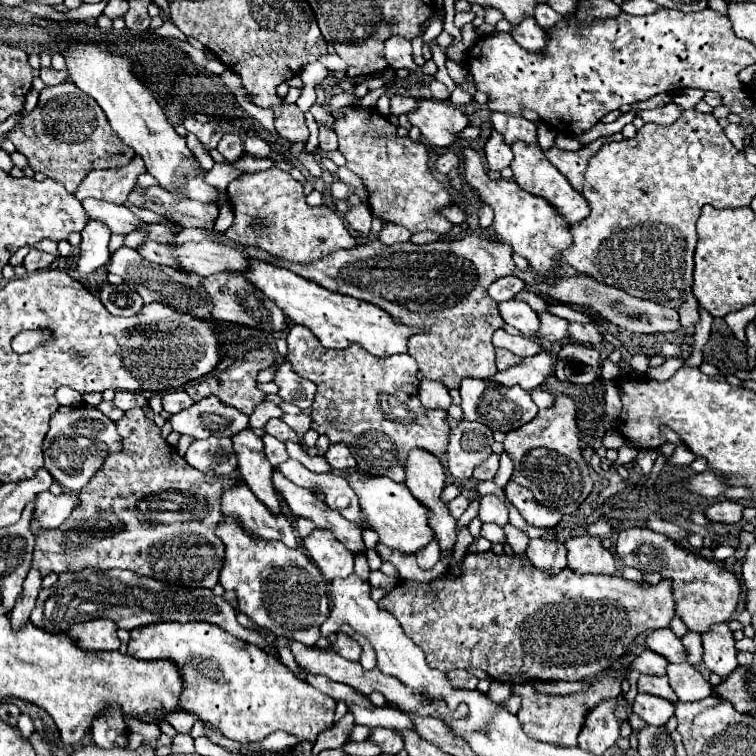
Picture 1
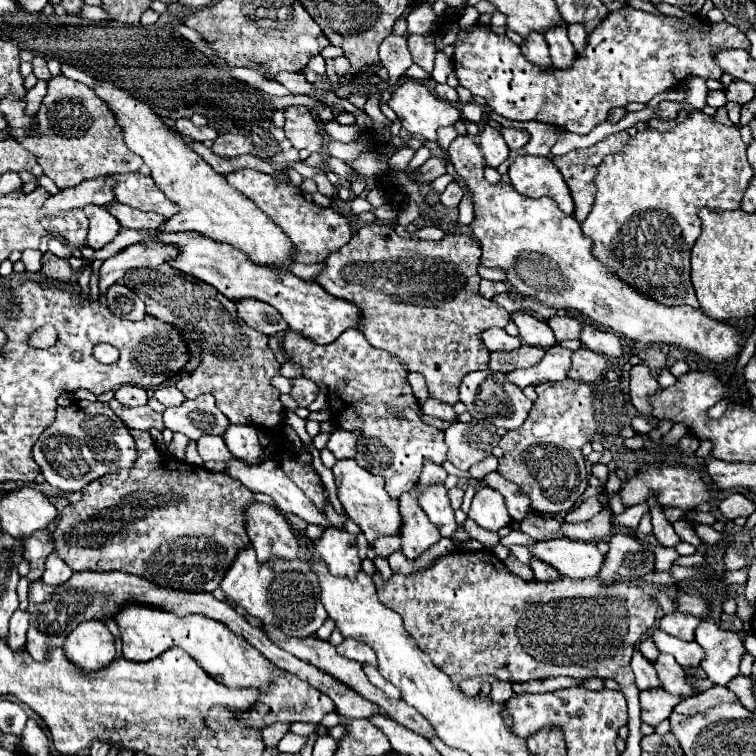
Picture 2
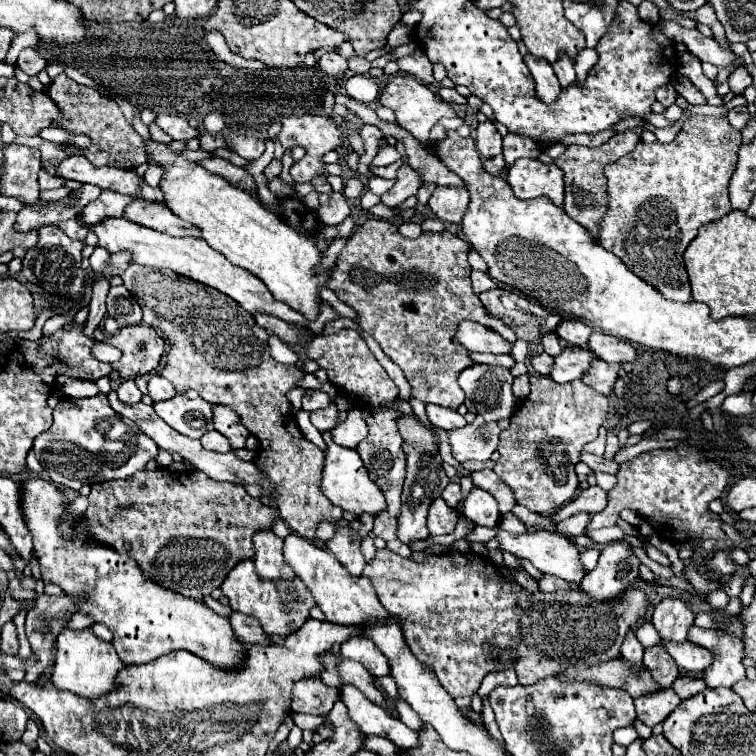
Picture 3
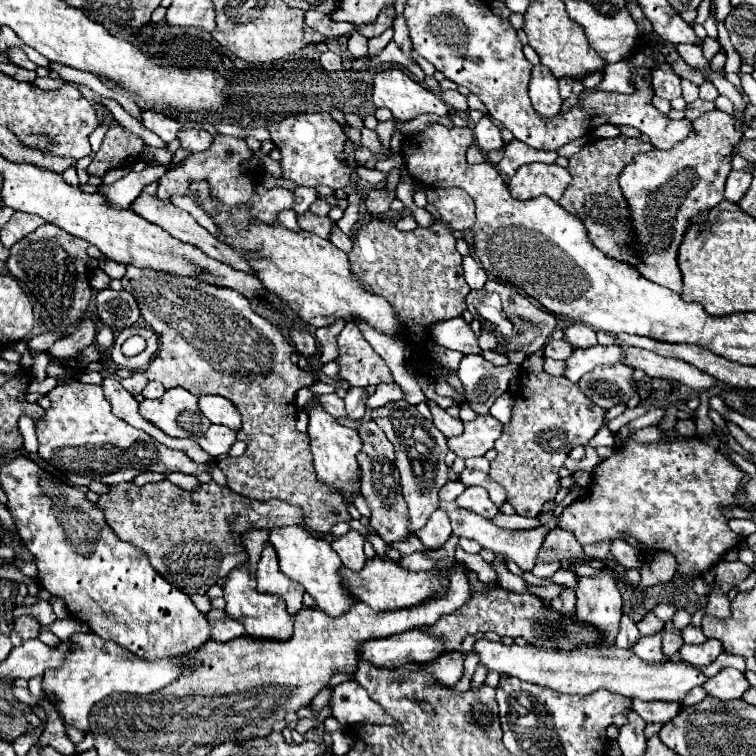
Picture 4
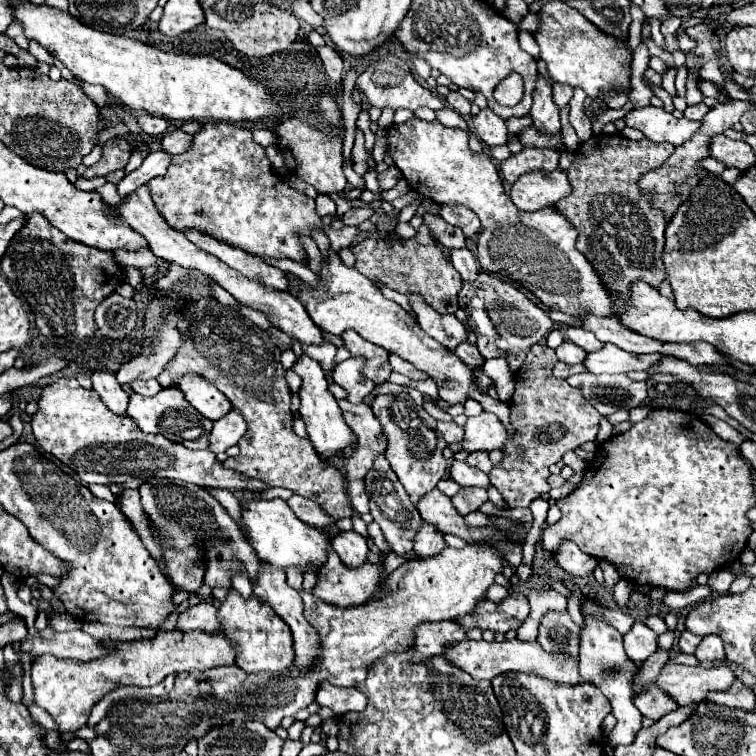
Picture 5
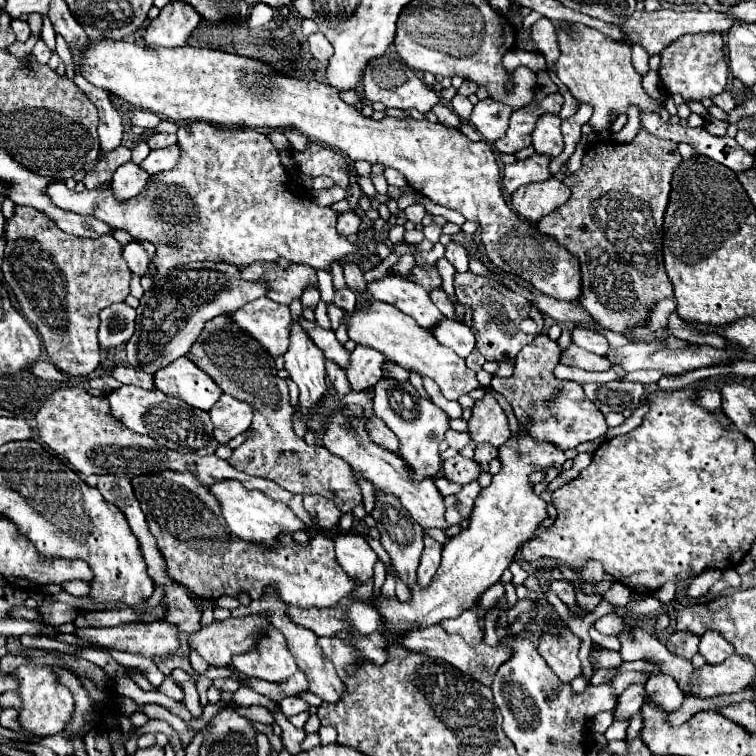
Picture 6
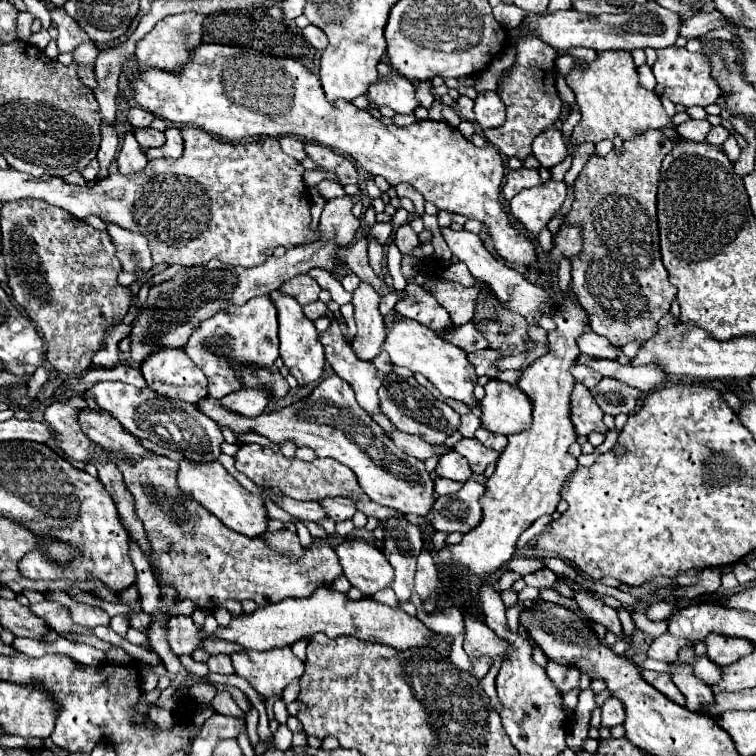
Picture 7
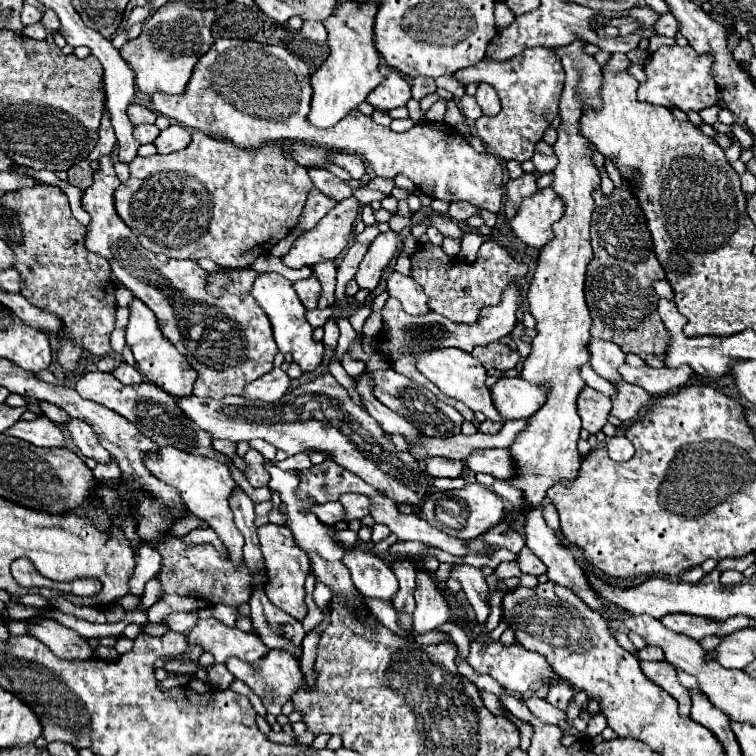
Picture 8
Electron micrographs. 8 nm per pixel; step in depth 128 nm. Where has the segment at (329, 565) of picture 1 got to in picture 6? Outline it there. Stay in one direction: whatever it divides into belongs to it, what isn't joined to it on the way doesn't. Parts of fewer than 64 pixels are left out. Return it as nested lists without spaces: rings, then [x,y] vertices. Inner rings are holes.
[[[342,534],[336,538],[336,560],[344,568],[344,572],[356,582],[364,584],[374,578],[374,562],[378,560],[376,552],[358,534]]]

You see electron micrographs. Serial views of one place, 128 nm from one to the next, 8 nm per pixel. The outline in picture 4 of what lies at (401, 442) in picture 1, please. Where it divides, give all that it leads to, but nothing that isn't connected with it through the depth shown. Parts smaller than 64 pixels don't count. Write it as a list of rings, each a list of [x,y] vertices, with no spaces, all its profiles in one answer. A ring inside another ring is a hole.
[[[356,324],[344,326],[338,336],[338,358],[340,378],[350,386],[366,388],[368,384],[392,384],[394,378],[386,362],[372,350]],[[374,420],[364,422],[358,434],[362,438],[362,450],[358,452],[358,464],[362,468],[362,494],[368,502],[368,508],[372,510],[370,526],[386,544],[406,540],[410,536],[408,534],[408,510],[406,510],[406,502],[402,496],[402,488],[400,488],[400,474],[394,462],[394,446]]]

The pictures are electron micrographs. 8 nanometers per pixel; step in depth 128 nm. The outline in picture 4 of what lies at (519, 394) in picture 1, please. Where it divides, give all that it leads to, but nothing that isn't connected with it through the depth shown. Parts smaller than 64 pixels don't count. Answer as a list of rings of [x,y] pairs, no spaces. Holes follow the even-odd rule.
[[[468,354],[458,368],[458,378],[466,392],[466,402],[476,414],[488,414],[490,406],[508,390],[508,382],[518,376],[520,366],[494,366],[482,356]]]

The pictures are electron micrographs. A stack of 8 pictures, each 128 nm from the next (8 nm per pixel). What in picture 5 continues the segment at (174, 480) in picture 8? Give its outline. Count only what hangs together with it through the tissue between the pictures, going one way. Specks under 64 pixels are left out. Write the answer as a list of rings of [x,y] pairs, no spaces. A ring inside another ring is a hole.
[[[280,498],[270,502],[248,500],[248,502],[242,502],[242,506],[246,506],[246,510],[242,510],[242,530],[248,536],[250,546],[258,552],[258,558],[262,562],[274,564],[278,568],[294,566],[302,574],[306,572],[318,574],[322,570],[330,550],[330,538],[324,532],[300,522],[292,514],[292,510],[288,510],[288,504]]]

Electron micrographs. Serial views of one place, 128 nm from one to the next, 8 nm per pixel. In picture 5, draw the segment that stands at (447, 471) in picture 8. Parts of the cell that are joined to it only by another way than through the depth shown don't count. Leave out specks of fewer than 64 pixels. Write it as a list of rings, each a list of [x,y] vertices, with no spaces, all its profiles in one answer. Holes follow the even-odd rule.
[[[452,462],[450,466],[450,476],[456,480],[460,486],[480,486],[484,490],[490,488],[490,480],[484,472],[476,470],[474,466],[468,466],[466,462]]]

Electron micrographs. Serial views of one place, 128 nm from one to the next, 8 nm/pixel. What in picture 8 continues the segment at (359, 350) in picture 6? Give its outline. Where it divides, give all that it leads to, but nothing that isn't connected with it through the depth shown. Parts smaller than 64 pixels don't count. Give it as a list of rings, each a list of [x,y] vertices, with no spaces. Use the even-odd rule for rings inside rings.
[[[392,230],[386,234],[378,234],[378,238],[372,242],[368,254],[364,256],[364,260],[360,262],[360,268],[356,272],[354,280],[358,282],[358,286],[374,292],[384,268],[390,264],[390,260],[400,250],[400,246],[402,246],[400,234],[396,234]]]

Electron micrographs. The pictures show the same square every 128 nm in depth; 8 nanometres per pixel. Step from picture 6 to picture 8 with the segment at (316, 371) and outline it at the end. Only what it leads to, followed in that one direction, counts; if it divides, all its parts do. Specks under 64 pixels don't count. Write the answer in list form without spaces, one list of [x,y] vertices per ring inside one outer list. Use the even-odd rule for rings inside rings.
[[[268,272],[268,274],[260,274],[254,282],[252,288],[252,298],[260,304],[260,308],[264,308],[264,312],[268,314],[272,328],[274,328],[274,340],[278,344],[278,350],[282,354],[292,354],[292,360],[300,366],[302,372],[314,372],[324,356],[324,342],[316,342],[312,338],[314,328],[308,324],[308,320],[304,318],[306,308],[302,306],[298,294],[292,288],[292,282],[288,282],[284,276],[276,274],[276,272]]]

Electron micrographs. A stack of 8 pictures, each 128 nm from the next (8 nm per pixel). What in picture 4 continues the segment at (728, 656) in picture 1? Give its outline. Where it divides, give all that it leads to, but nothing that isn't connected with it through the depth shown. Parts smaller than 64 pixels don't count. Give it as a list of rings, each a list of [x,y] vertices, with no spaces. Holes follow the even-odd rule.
[[[686,626],[682,630],[682,638],[686,644],[702,644],[706,642],[706,636],[702,632],[702,628],[696,628],[696,626]],[[722,669],[714,677],[709,678],[703,689],[706,694],[720,698],[720,700],[732,700],[732,698],[742,698],[744,690],[748,690],[748,680],[746,676],[737,669]]]

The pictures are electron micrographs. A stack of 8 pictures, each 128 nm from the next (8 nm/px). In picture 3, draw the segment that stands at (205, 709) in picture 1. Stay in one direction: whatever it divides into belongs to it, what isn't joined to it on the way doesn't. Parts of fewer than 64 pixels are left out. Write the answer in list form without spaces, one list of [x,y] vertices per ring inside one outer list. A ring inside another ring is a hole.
[[[28,478],[22,486],[26,492],[24,494],[24,498],[26,498],[24,516],[26,516],[28,530],[34,540],[34,552],[40,562],[40,574],[42,574],[44,582],[54,582],[72,596],[86,596],[86,600],[78,602],[78,610],[92,614],[92,618],[96,622],[106,624],[114,632],[114,646],[124,664],[146,664],[172,650],[188,650],[188,652],[204,658],[208,664],[222,668],[222,670],[238,670],[240,666],[244,666],[248,646],[236,638],[228,618],[218,616],[202,602],[184,598],[182,594],[172,594],[170,590],[164,590],[162,586],[148,582],[140,574],[140,570],[136,570],[136,562],[132,562],[132,558],[124,558],[124,554],[116,554],[116,550],[112,550],[112,548],[80,540],[80,538],[76,538],[76,534],[70,540],[62,540],[58,536],[60,516],[64,514],[62,492],[54,484],[40,480],[40,478]],[[304,678],[294,684],[290,710],[300,714],[326,716],[338,698],[340,698],[340,692],[336,688],[326,686],[322,680]]]

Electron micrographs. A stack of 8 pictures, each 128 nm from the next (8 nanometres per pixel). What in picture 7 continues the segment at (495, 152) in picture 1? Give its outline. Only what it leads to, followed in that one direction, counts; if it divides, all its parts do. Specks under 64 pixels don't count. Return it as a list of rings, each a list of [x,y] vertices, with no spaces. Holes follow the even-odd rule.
[[[480,92],[474,104],[474,120],[482,130],[498,128],[506,120],[506,106],[496,92]]]

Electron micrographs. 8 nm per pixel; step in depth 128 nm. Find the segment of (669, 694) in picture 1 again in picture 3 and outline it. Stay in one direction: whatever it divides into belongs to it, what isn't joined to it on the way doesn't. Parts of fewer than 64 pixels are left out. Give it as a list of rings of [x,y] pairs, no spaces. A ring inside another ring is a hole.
[[[630,630],[628,638],[624,640],[624,646],[622,646],[622,656],[624,656],[626,662],[630,662],[630,668],[638,670],[640,666],[644,666],[642,664],[642,654],[644,654],[644,648],[640,646],[634,630]]]

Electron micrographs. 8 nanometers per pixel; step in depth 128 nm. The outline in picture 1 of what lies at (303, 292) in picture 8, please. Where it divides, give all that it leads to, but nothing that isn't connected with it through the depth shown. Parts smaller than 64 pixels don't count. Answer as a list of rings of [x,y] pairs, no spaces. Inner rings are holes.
[[[84,198],[82,202],[90,220],[98,220],[110,228],[112,234],[130,234],[138,226],[138,218],[122,204],[110,204],[96,198]]]

